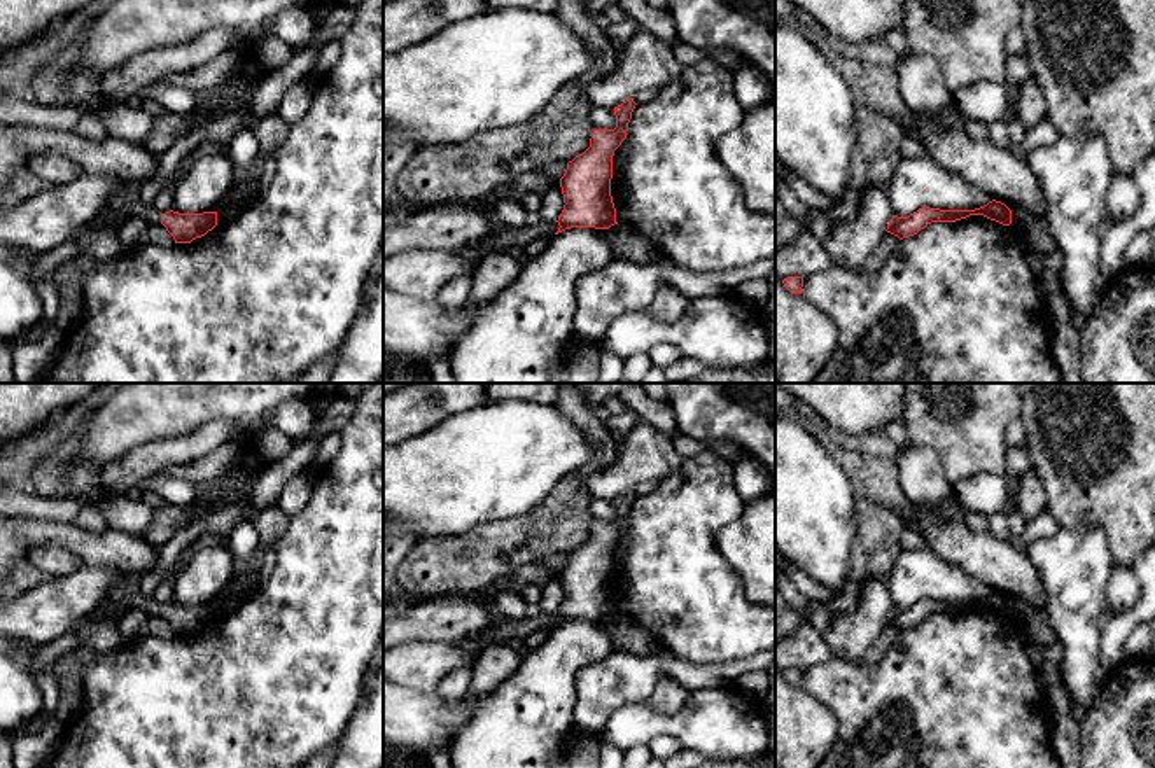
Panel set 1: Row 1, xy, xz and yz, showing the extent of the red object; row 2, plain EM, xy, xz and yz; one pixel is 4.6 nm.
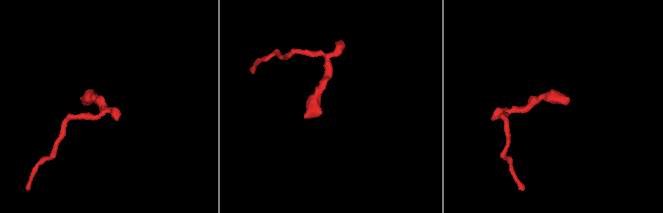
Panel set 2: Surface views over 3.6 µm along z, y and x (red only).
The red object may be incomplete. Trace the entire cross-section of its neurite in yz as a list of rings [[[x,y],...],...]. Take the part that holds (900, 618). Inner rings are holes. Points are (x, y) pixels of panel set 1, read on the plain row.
[[[992,591],[987,597],[975,602],[940,602],[922,598],[917,604],[910,605],[908,609],[892,607],[886,623],[903,632],[917,626],[931,614],[956,614],[970,607],[984,607],[1003,618],[1012,616],[1012,602],[1004,595]]]

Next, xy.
[[[170,602],[161,605],[161,616],[173,628],[175,635],[191,635],[217,618],[217,604],[178,605]]]

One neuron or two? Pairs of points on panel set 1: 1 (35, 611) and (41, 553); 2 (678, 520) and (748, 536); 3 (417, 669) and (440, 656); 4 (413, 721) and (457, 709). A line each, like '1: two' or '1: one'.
1: two
2: two
3: one
4: one

